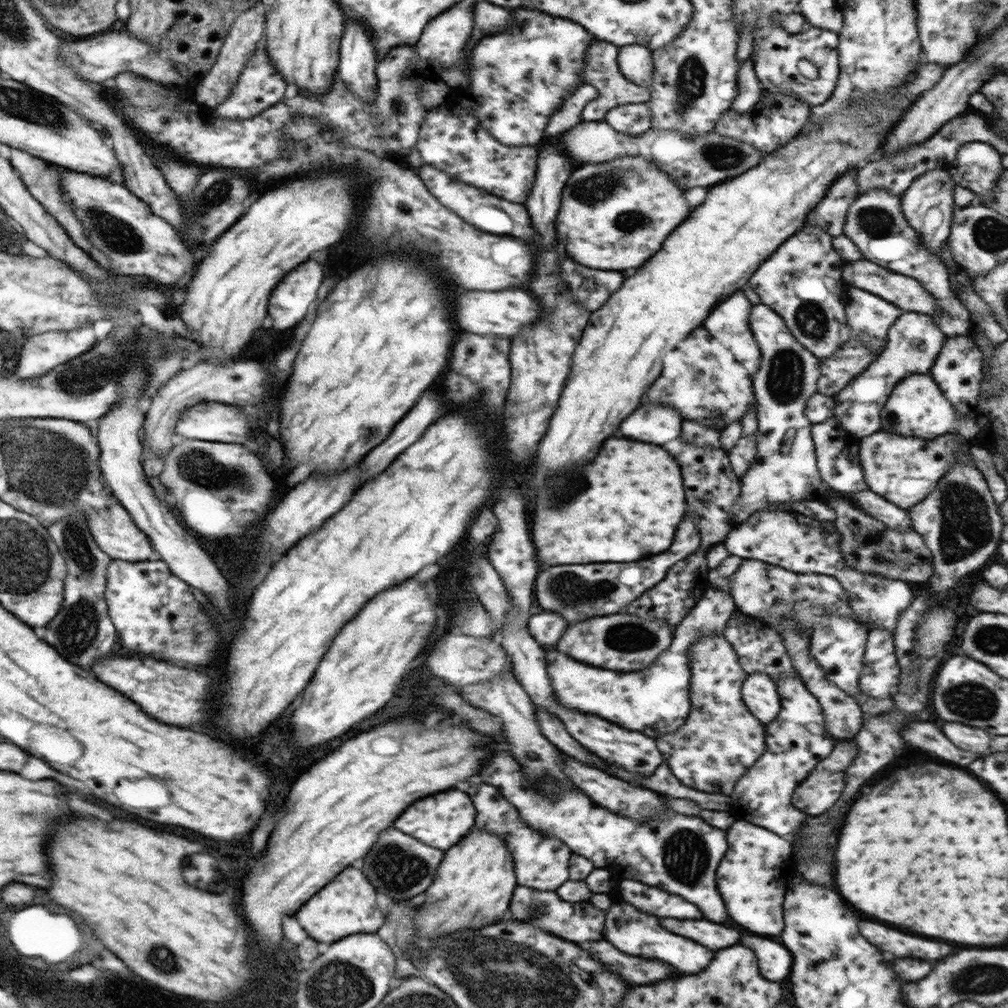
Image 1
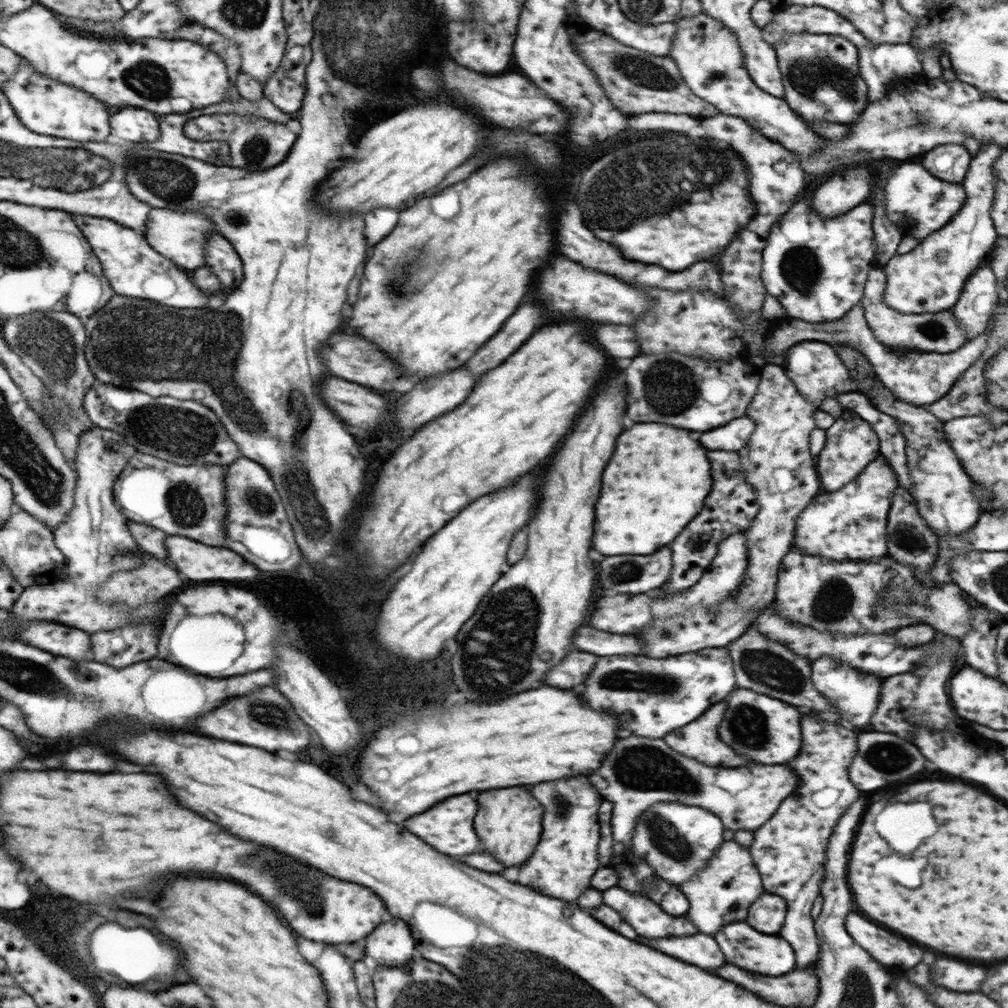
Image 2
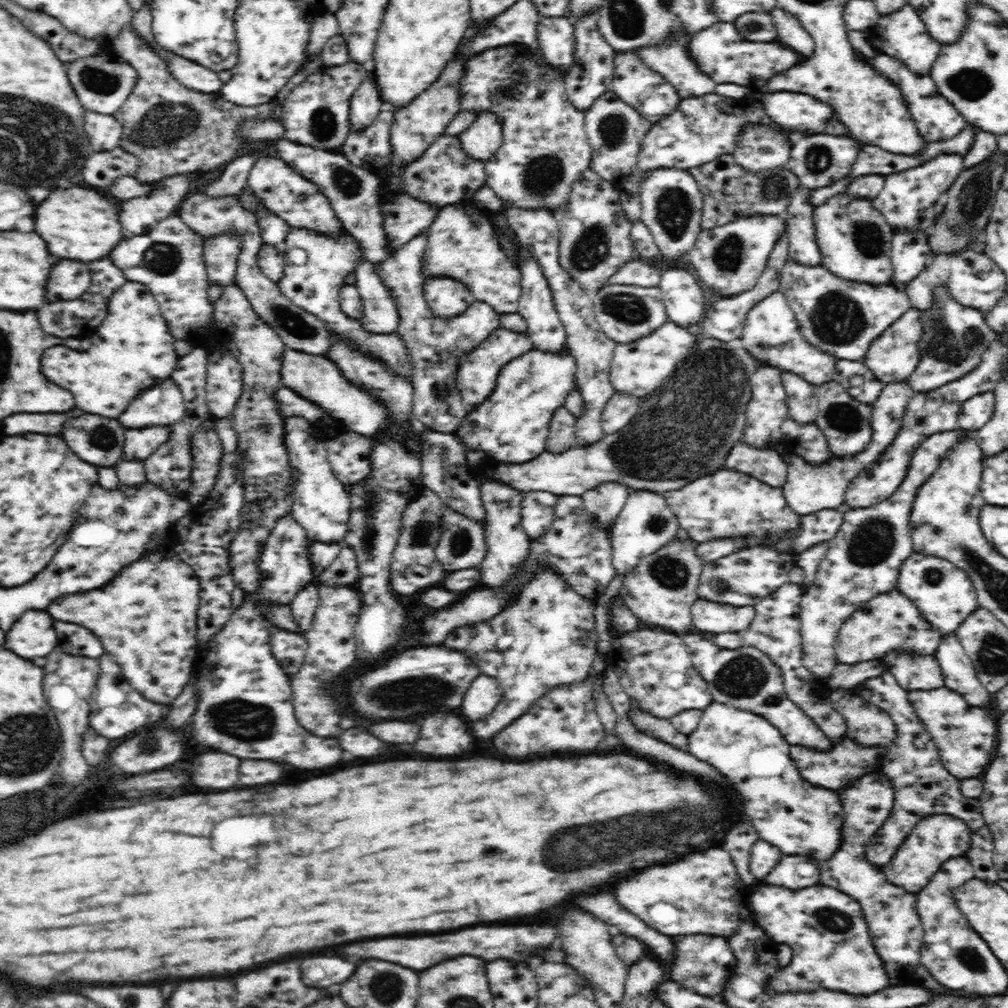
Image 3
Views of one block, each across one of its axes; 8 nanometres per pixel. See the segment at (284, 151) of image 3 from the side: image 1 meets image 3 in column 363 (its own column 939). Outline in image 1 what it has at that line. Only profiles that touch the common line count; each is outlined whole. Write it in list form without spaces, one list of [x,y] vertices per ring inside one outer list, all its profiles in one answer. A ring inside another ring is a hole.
[[[948,166],[936,168],[918,175],[914,182],[903,192],[900,198],[902,213],[906,221],[918,231],[923,246],[926,246],[935,256],[939,257],[942,246],[947,242],[952,226],[952,216],[958,207],[954,202],[954,188],[958,184],[952,179]]]

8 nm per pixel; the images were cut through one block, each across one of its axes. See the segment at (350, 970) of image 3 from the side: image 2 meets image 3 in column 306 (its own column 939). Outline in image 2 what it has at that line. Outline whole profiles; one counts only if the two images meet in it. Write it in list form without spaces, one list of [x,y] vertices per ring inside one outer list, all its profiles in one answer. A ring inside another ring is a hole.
[[[940,958],[934,964],[934,982],[938,982],[940,986],[946,986],[950,990],[958,990],[958,992],[980,992],[980,985],[984,982],[986,974],[982,968],[978,966],[968,966],[956,960],[946,960]]]

